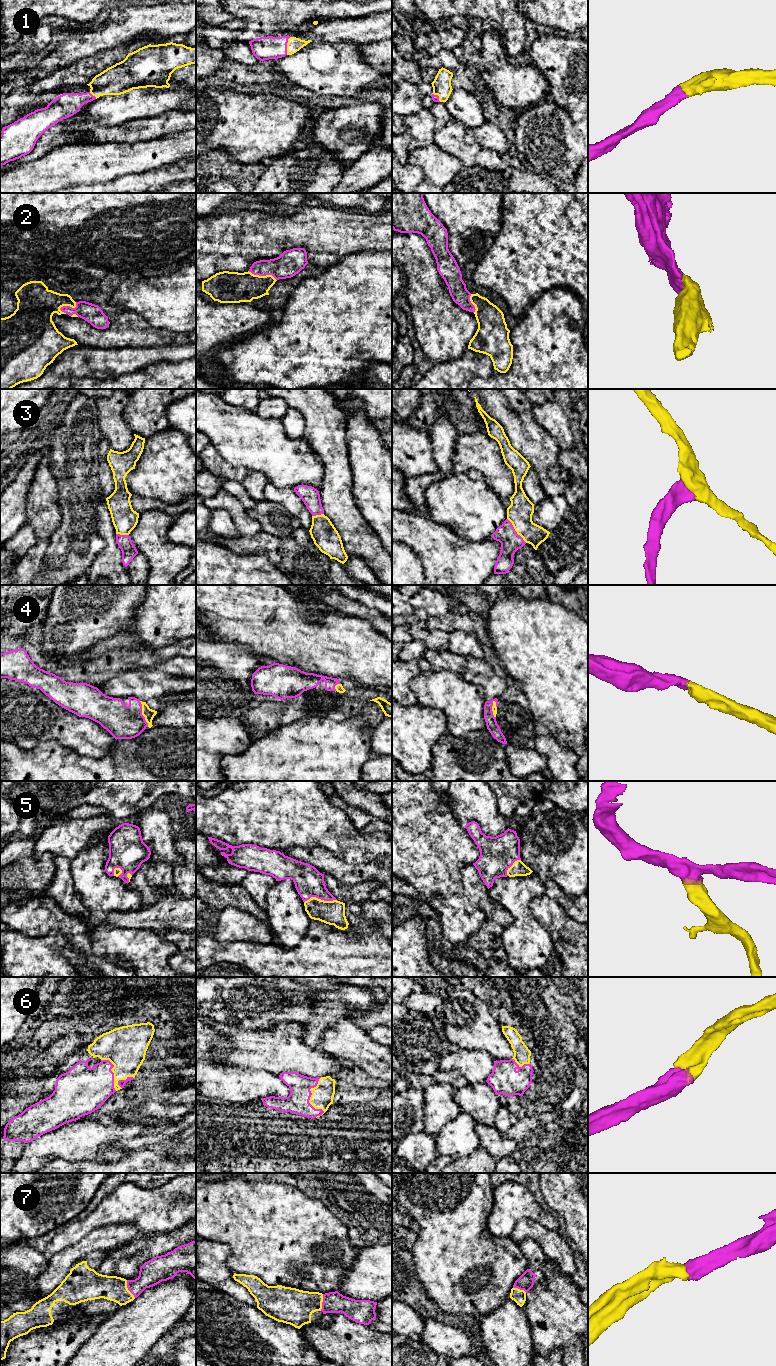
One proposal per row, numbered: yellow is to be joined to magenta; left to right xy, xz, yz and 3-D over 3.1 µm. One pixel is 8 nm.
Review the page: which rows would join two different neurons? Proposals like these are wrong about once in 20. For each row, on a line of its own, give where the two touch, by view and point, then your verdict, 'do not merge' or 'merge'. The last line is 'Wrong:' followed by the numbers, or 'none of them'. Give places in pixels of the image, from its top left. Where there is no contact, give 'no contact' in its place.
1: meets magenta in xz at (286, 46); merge
2: meets magenta in xz at (262, 275); merge
3: meets magenta in yz at (514, 530); merge
4: meets magenta in xy at (141, 714); merge
5: meets magenta in xz at (320, 898); merge
6: meets magenta in xz at (309, 1099); merge
7: meets magenta in xy at (128, 1289); merge
Wrong: none of them

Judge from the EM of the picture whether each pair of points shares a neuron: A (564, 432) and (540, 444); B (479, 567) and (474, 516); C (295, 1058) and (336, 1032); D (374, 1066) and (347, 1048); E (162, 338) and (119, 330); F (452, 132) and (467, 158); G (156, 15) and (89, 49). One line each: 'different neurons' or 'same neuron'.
A: different neurons
B: different neurons
C: different neurons
D: same neuron
E: same neuron
F: same neuron
G: same neuron

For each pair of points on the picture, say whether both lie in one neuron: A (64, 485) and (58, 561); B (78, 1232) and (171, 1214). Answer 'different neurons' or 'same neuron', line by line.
A: same neuron
B: same neuron

